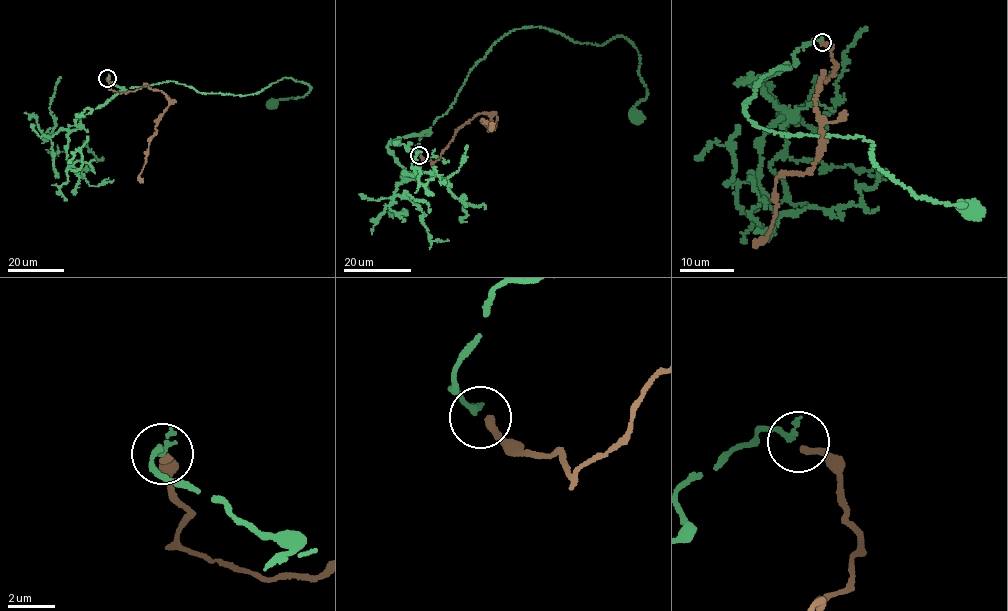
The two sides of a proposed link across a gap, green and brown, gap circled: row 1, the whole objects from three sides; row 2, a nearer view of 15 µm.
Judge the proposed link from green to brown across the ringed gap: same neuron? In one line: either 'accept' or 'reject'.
accept

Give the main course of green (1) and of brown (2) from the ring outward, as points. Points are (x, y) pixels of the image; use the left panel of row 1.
1: (107, 78), (122, 90), (168, 81), (198, 92), (241, 95), (282, 78), (309, 84), (302, 97), (272, 102)
2: (107, 78), (110, 88), (117, 92), (134, 91), (145, 83), (170, 101), (150, 139), (141, 183)

